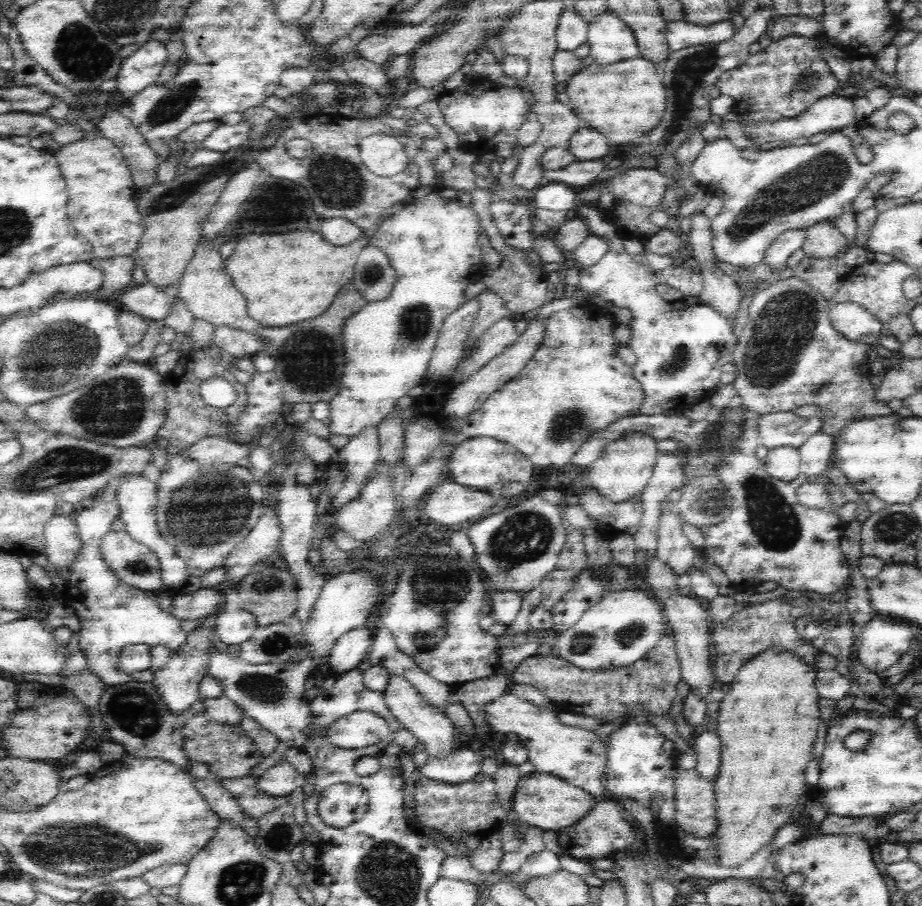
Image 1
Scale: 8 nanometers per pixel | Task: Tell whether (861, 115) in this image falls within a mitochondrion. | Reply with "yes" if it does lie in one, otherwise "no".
no

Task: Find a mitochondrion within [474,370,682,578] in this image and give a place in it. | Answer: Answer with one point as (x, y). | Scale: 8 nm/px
(527, 535)

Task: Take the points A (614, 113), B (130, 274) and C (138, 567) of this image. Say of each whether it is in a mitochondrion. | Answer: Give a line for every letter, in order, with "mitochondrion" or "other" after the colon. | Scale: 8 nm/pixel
A: other
B: other
C: mitochondrion

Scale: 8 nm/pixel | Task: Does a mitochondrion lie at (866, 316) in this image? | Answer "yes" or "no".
no

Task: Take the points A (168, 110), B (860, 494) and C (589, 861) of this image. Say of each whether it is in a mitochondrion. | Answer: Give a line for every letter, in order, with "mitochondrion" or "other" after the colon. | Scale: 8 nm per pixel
A: mitochondrion
B: other
C: other

